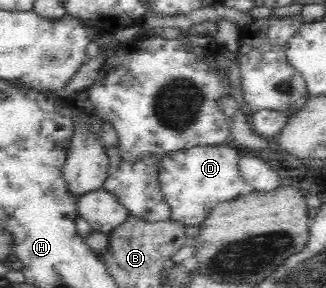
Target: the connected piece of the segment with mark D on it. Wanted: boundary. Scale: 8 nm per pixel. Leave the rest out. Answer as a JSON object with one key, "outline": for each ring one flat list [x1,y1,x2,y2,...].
{"outline":[[228,144,202,147,170,153,159,160,158,189,170,209,170,219,184,226,199,225,209,212,221,203,230,203,246,194,246,183,241,179,239,156]]}

